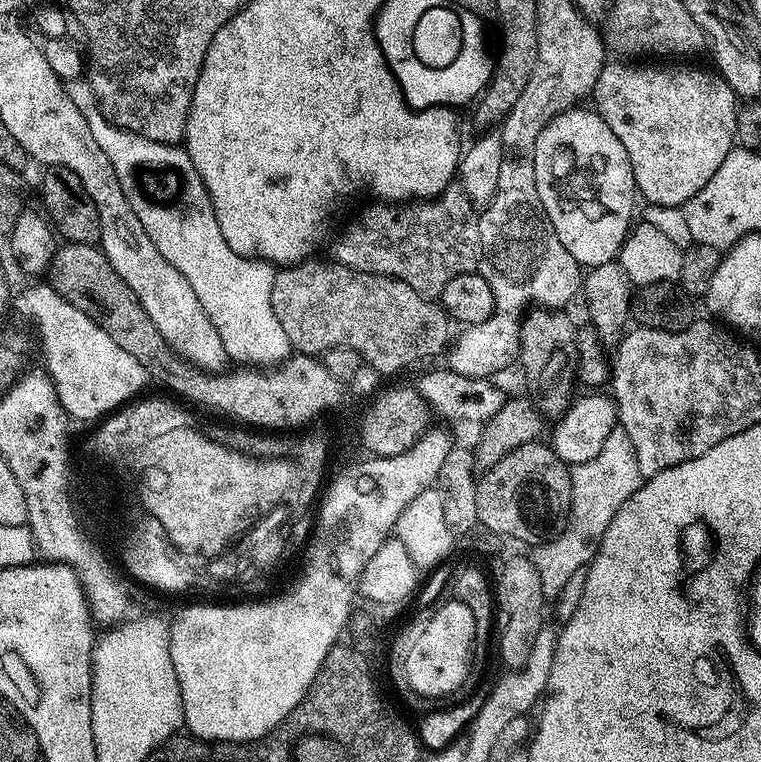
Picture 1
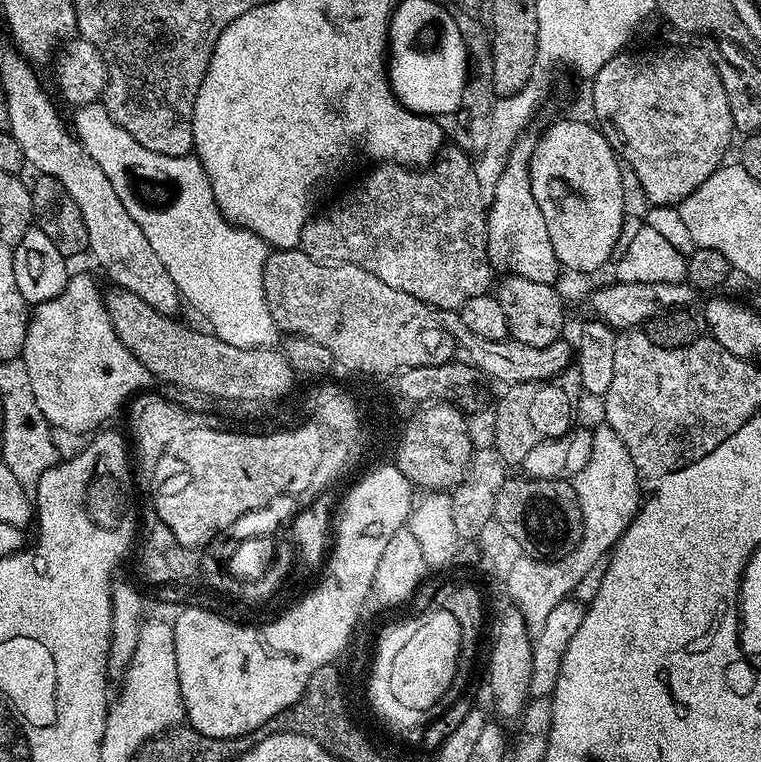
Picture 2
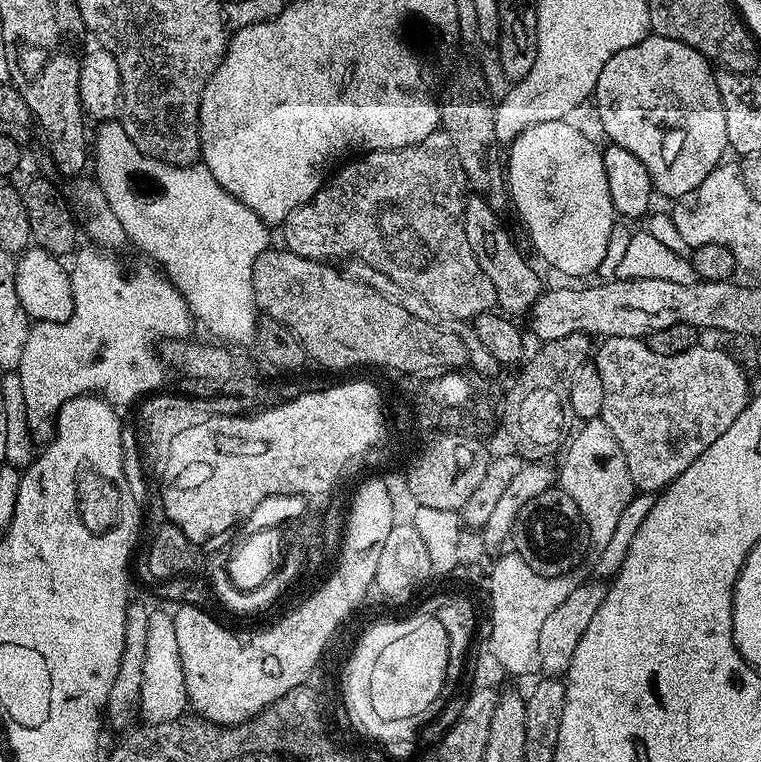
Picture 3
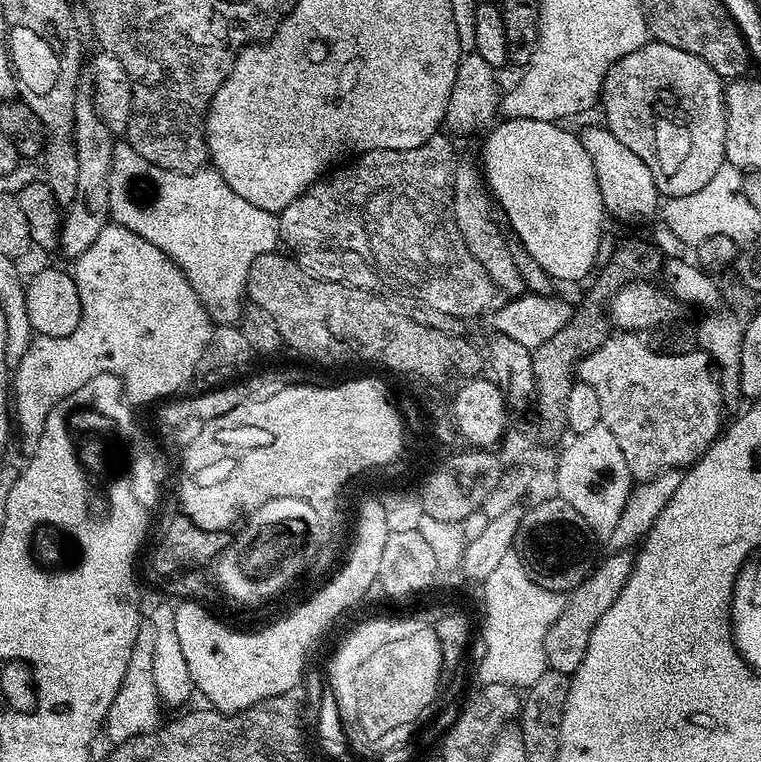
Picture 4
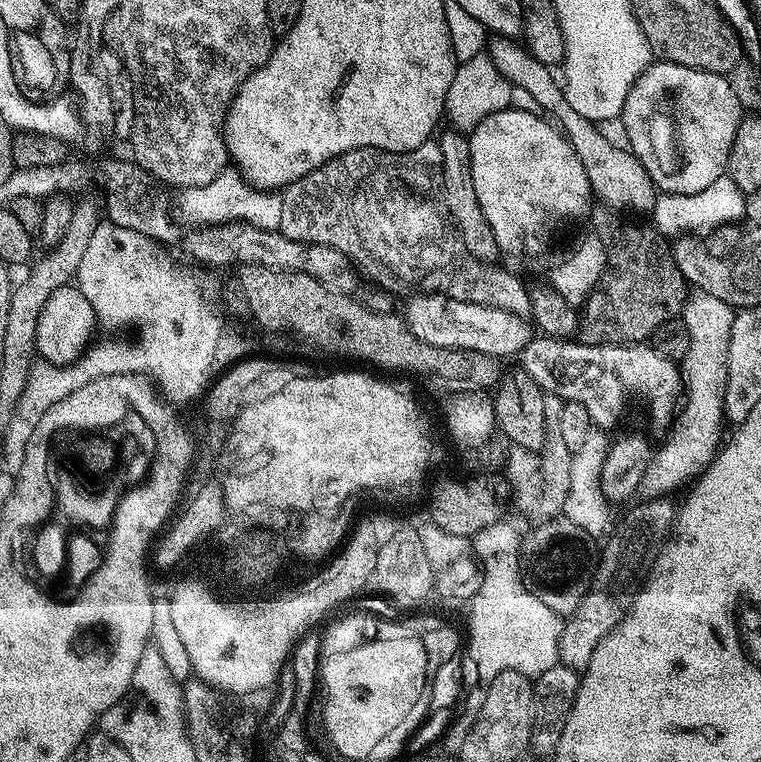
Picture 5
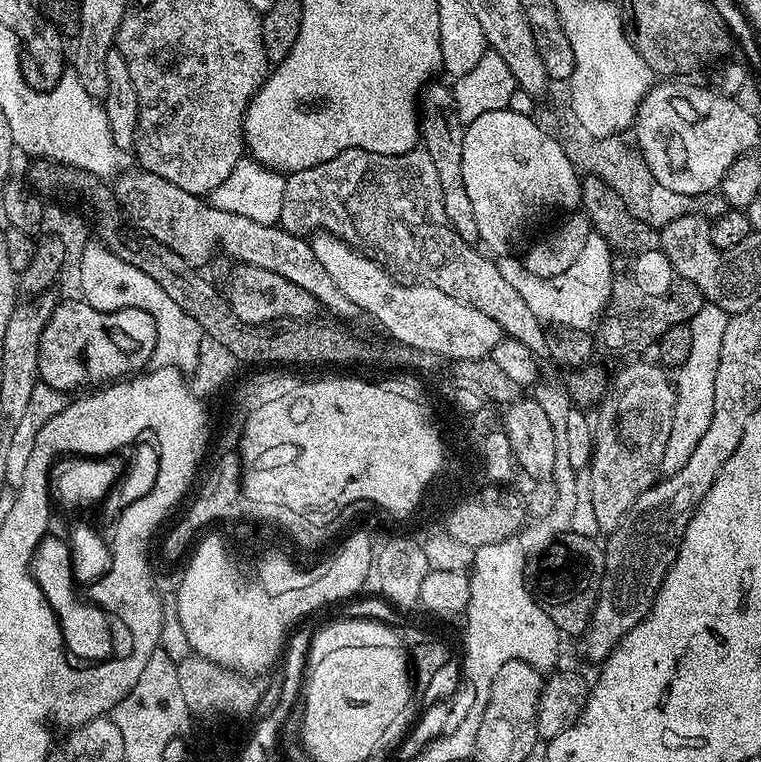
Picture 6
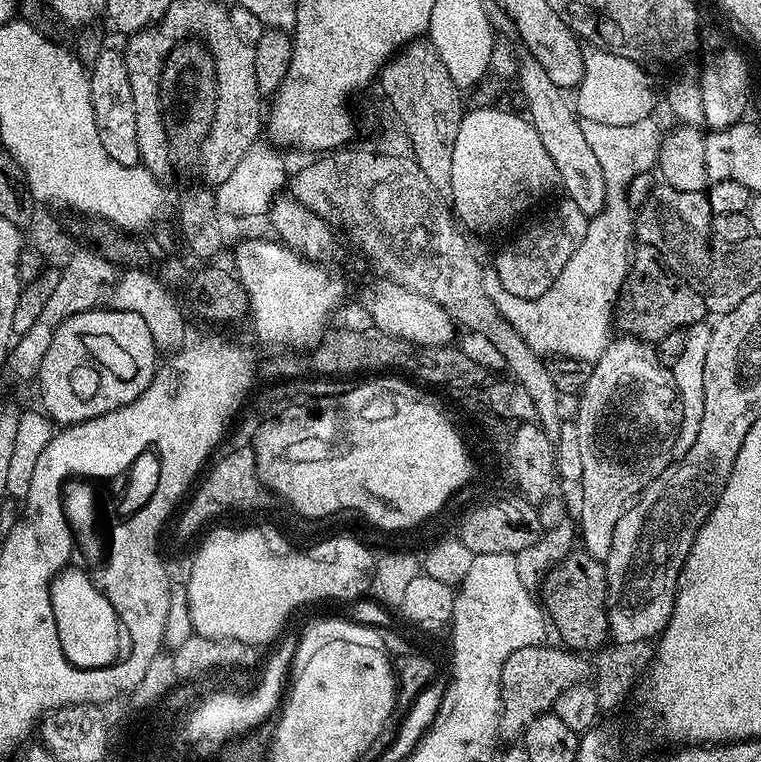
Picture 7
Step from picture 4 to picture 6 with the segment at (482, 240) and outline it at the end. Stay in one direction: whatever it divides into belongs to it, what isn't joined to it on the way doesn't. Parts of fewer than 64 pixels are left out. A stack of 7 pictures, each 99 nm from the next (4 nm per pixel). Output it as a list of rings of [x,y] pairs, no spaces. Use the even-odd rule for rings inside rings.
[[[429,83],[424,89],[420,102],[420,139],[424,151],[430,154],[435,168],[438,170],[438,178],[442,182],[442,202],[446,206],[446,218],[454,226],[454,230],[459,236],[470,245],[475,245],[479,241],[478,226],[474,222],[474,210],[470,207],[470,198],[466,195],[466,184],[462,182],[462,138],[466,125],[459,120],[455,110],[454,94],[452,88],[447,84]]]

